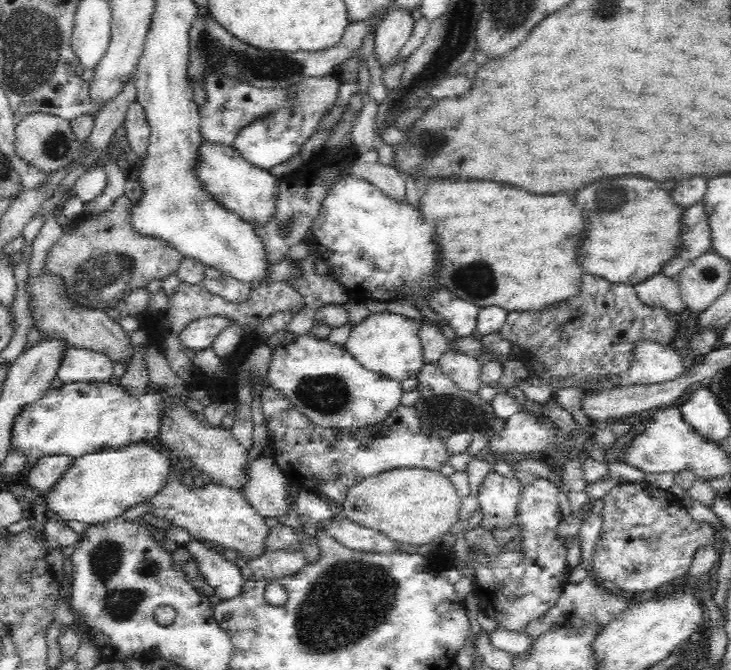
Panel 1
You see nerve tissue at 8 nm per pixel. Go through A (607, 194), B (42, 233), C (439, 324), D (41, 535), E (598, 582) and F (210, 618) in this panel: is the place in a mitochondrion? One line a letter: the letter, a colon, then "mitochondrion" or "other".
A: mitochondrion
B: other
C: other
D: other
E: other
F: other

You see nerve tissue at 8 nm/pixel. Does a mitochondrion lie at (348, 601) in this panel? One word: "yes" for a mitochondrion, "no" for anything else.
yes

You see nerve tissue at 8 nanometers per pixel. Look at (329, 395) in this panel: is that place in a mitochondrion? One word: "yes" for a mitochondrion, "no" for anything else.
yes

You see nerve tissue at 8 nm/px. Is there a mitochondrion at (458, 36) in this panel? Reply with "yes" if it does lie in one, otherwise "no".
yes

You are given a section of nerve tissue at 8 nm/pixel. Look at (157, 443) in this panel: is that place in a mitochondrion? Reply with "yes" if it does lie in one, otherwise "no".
no

